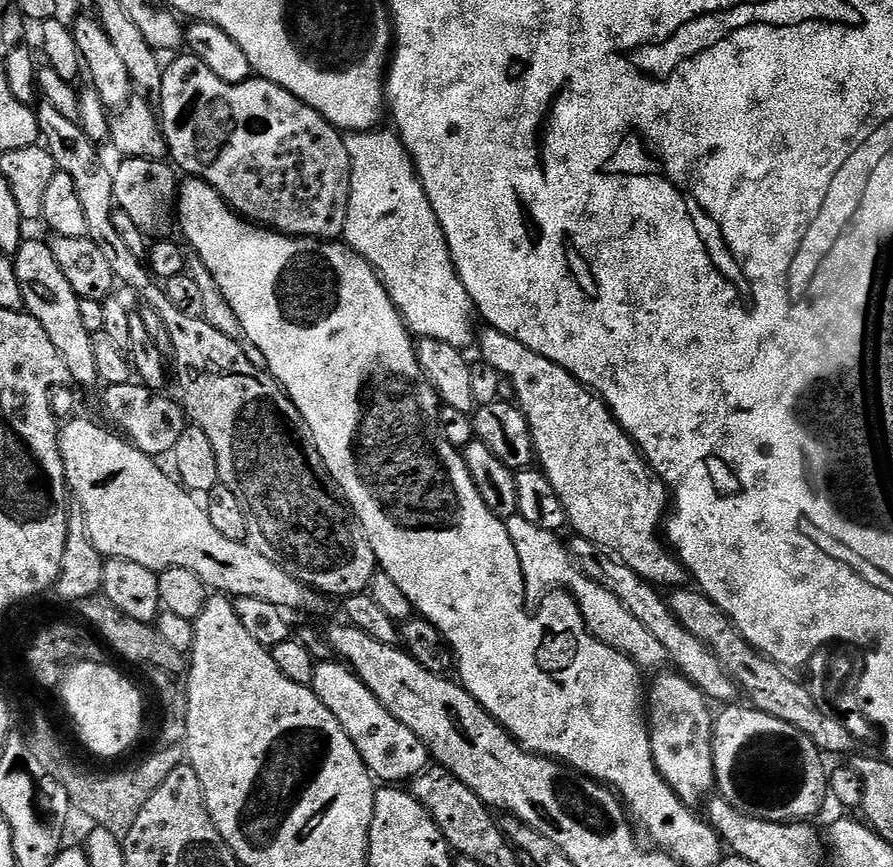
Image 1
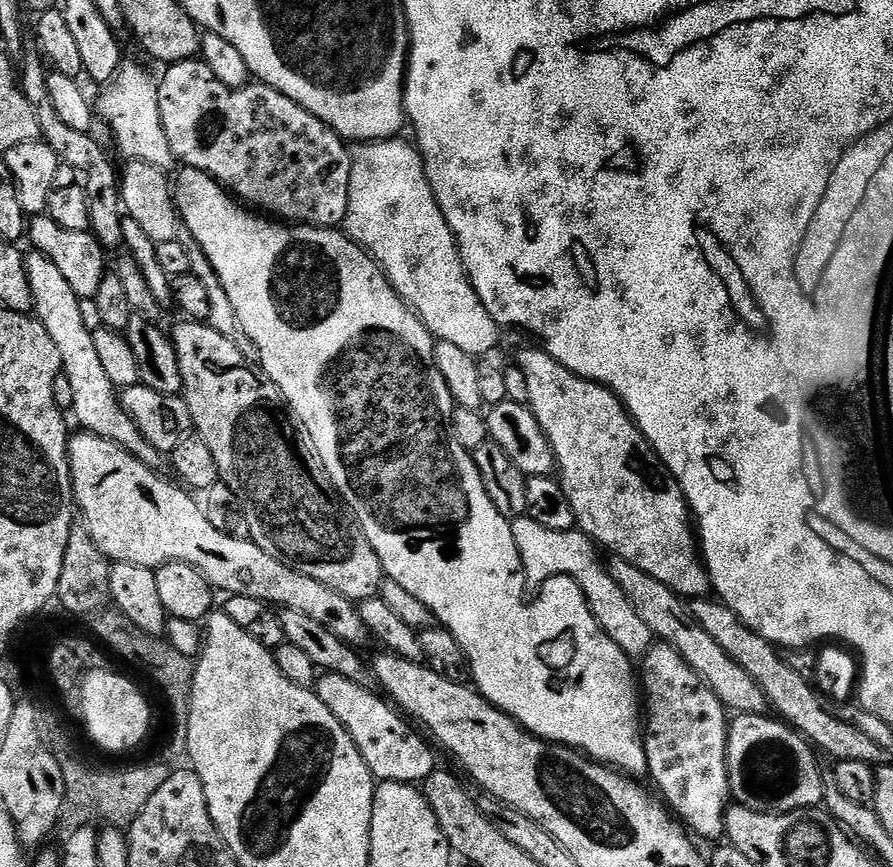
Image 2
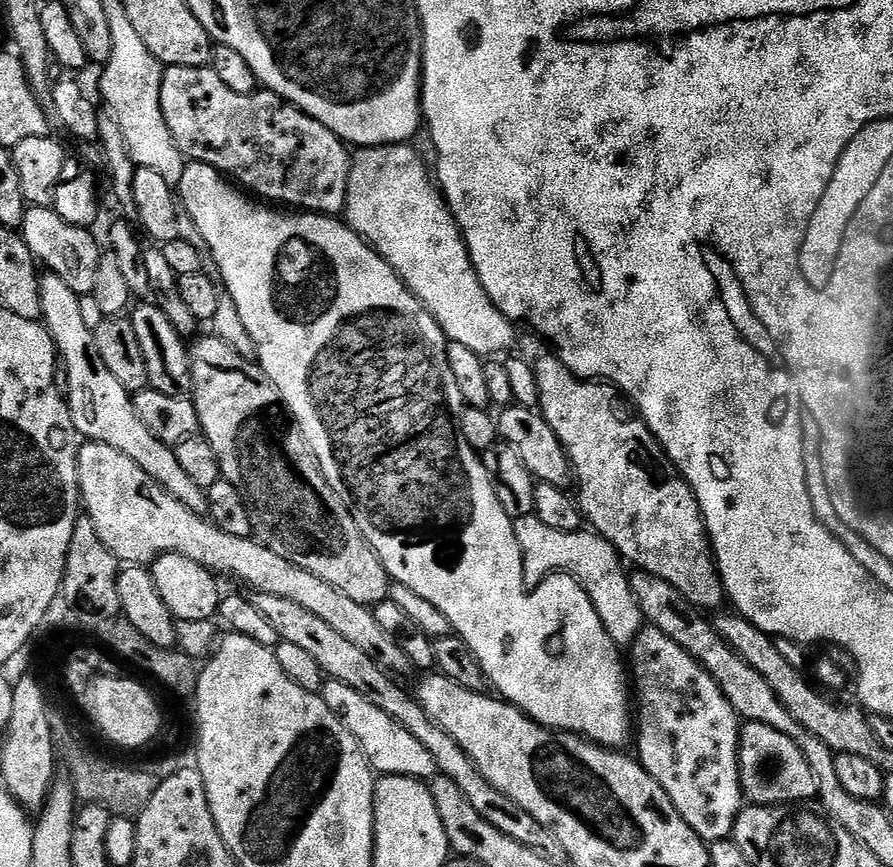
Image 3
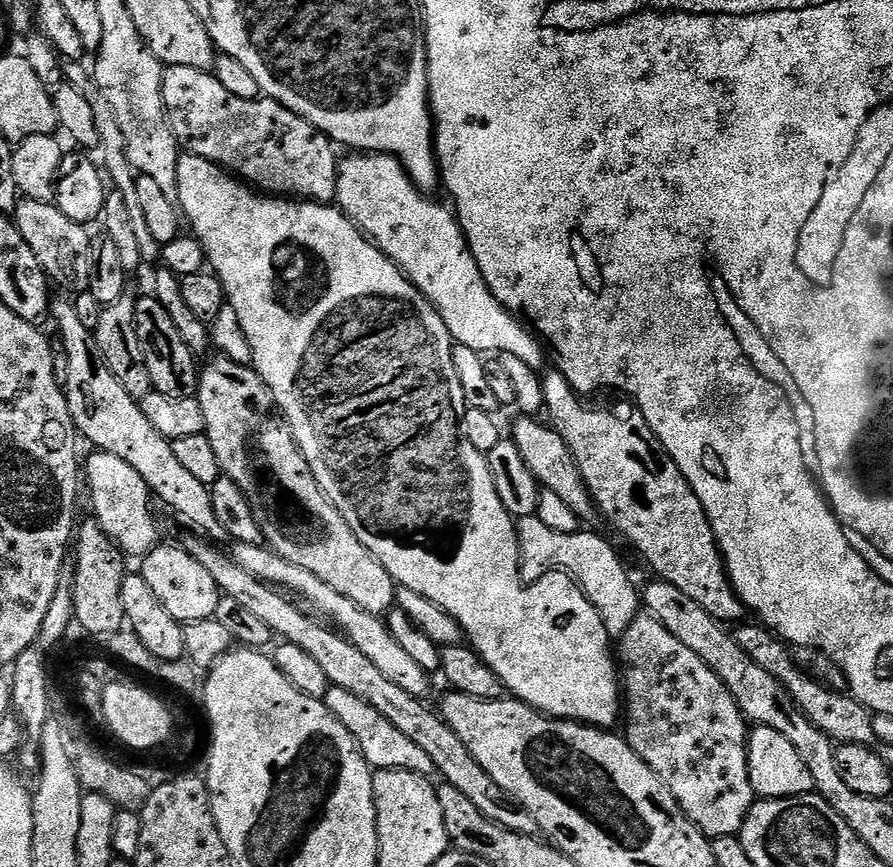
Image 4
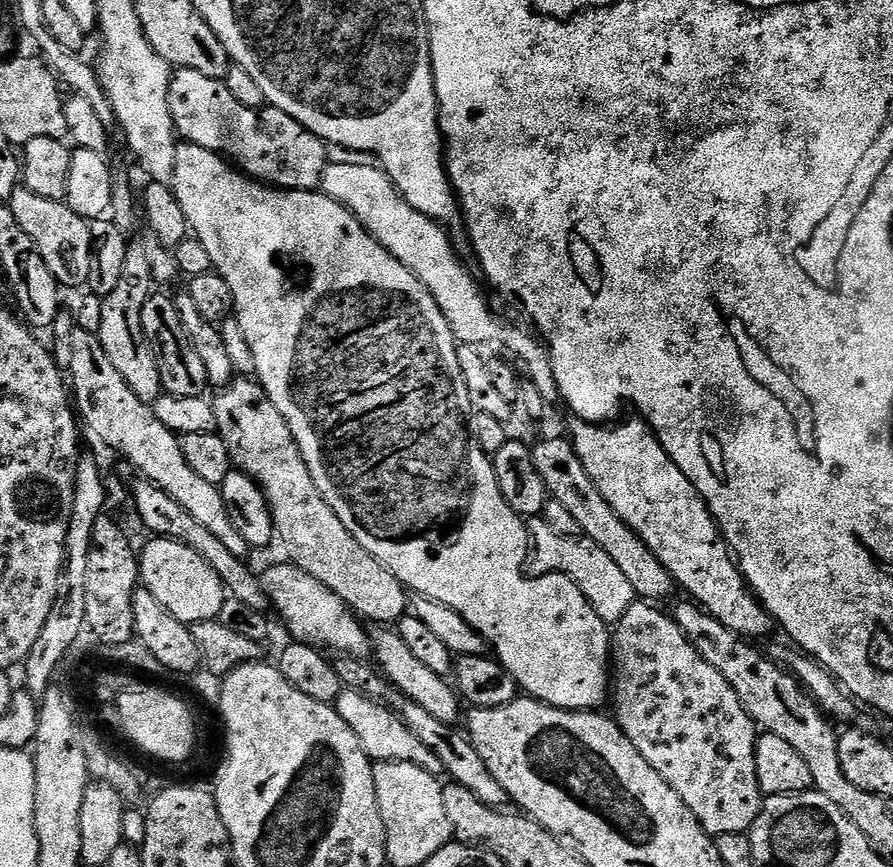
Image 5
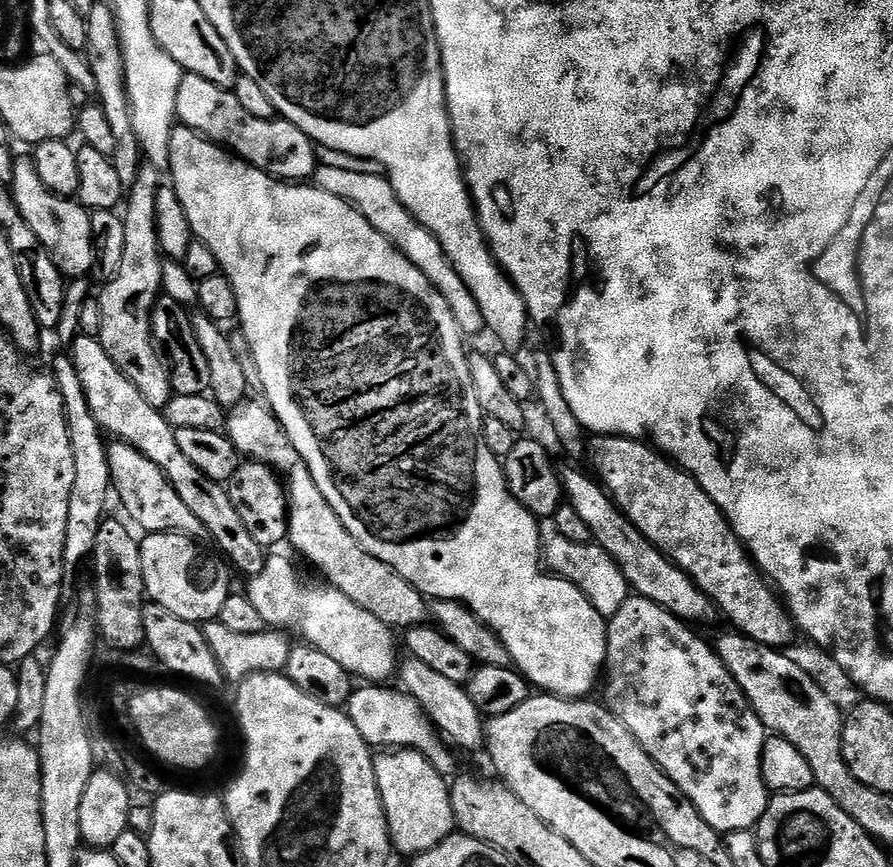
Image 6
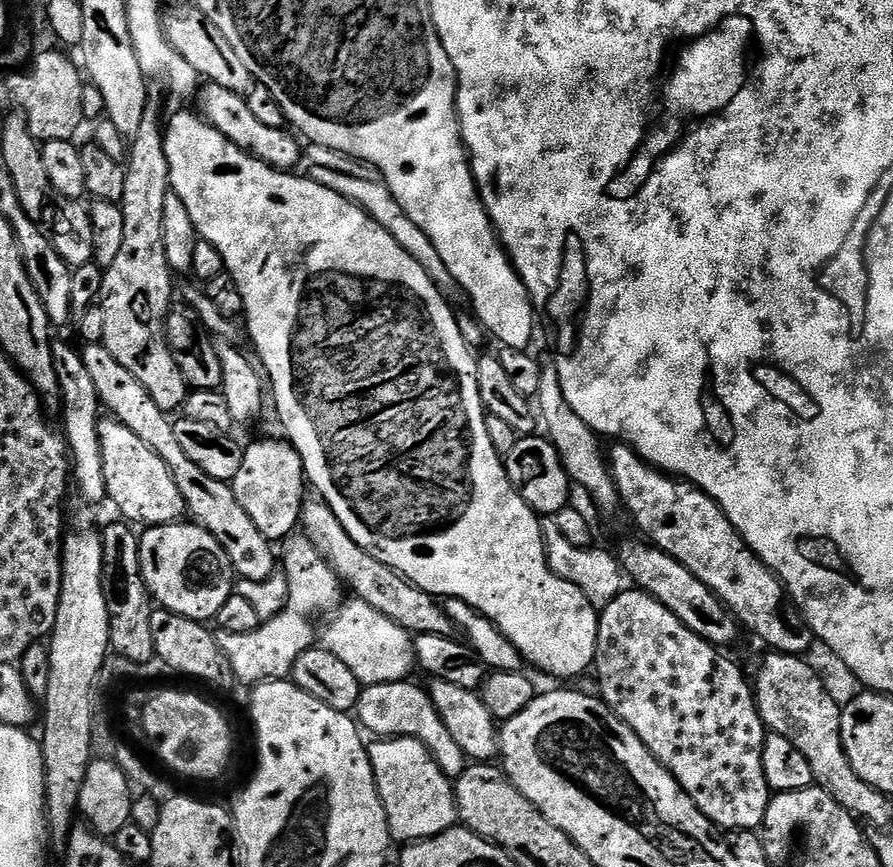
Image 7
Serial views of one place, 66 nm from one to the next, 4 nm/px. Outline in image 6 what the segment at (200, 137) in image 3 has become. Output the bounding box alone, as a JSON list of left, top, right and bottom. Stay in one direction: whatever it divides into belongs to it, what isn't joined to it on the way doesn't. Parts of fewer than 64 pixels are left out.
[176,73,317,182]

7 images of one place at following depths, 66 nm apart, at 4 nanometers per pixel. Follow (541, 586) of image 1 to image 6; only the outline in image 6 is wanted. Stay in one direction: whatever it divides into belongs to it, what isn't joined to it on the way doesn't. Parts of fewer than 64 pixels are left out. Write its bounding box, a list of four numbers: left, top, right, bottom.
[539,519,630,618]

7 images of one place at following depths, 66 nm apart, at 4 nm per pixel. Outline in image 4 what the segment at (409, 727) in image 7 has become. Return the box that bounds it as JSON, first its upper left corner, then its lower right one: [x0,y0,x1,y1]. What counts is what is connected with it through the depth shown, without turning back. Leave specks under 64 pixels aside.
[326,687,436,777]

